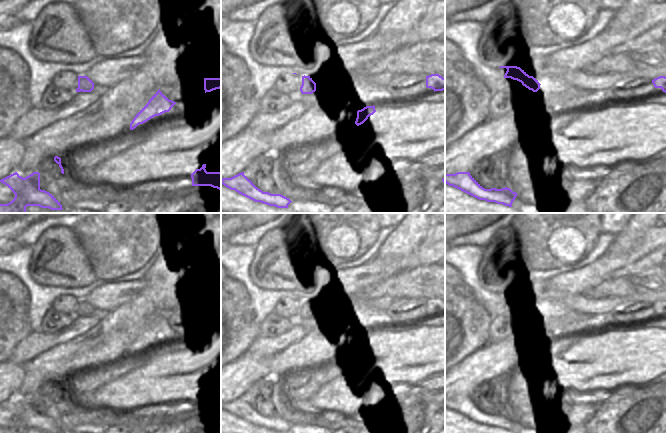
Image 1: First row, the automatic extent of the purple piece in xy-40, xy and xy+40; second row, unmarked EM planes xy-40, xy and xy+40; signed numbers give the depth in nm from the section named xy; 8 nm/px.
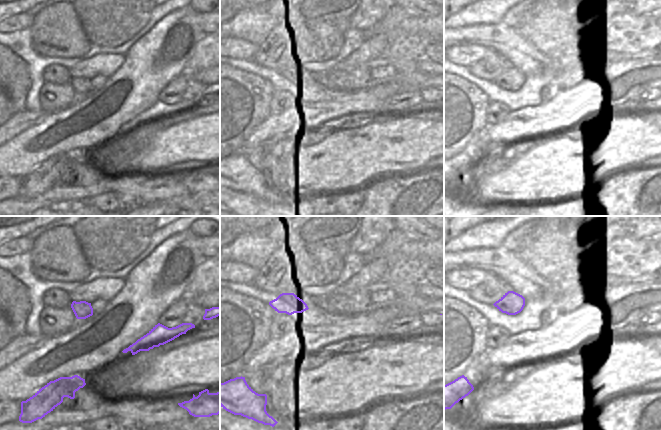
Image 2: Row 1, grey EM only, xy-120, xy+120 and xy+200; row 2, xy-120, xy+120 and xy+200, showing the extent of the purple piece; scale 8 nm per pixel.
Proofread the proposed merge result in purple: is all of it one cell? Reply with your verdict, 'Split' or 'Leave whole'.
Split

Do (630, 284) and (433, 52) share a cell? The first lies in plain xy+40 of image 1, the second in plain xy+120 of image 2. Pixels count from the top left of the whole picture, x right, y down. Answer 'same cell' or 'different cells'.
different cells

